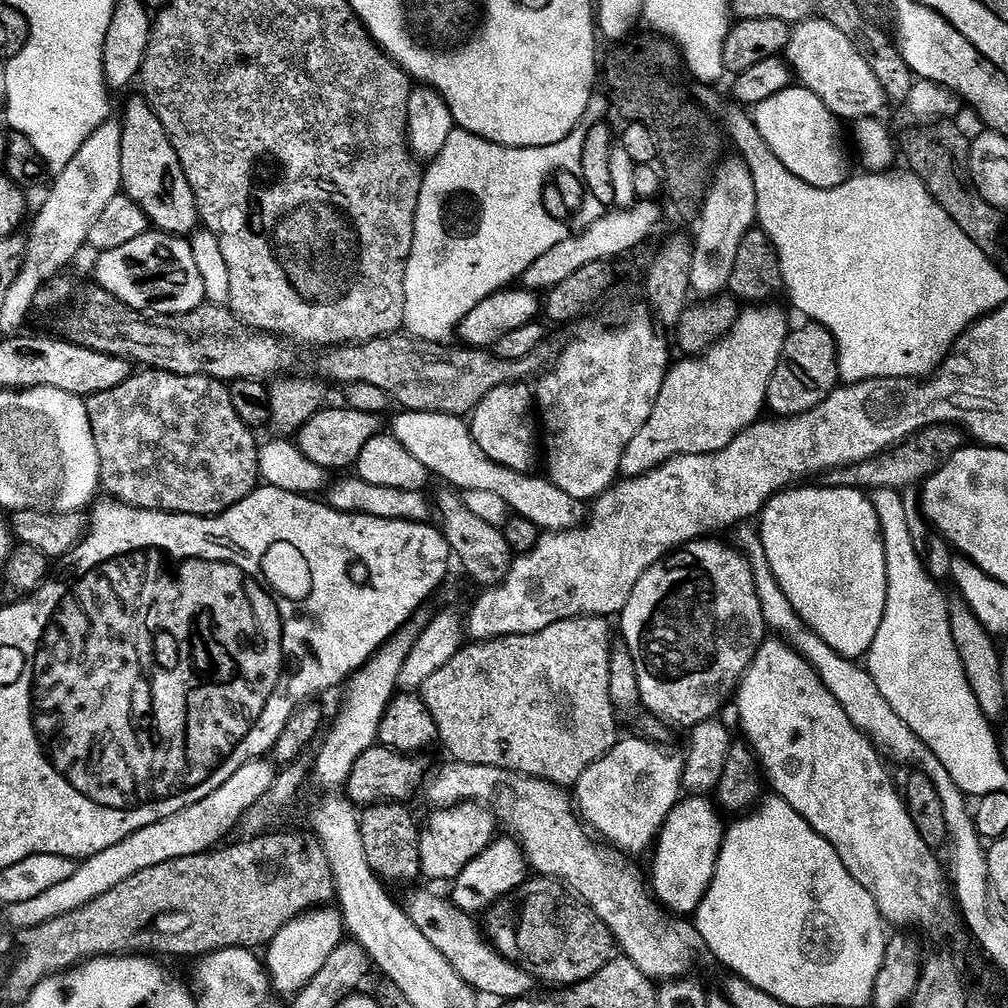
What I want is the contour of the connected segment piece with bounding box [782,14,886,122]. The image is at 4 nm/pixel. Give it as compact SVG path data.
M819 14L795 21L789 27L782 56L791 69L791 75L803 87L818 94L818 98L822 98L824 105L838 118L853 122L861 116L876 116L879 108L886 104L882 86L878 78L874 78L874 70L870 70L866 58L862 58L854 42L850 42L838 26L826 22Z

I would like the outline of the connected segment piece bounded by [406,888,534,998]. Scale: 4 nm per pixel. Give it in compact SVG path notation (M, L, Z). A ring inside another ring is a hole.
M420 888L409 894L406 911L426 940L444 955L446 962L450 962L450 966L454 966L454 970L477 993L485 992L488 996L504 996L503 998L524 998L529 995L528 987L534 984L533 977L497 952L485 937L484 941L472 921L475 919L458 909L451 899Z

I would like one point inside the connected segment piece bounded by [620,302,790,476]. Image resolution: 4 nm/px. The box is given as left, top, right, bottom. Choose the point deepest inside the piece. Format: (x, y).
(706, 399)

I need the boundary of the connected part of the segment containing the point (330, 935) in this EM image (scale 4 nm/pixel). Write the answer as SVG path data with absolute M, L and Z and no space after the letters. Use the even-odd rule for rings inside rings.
M317 906L307 912L300 913L295 916L290 922L286 922L274 934L274 938L268 941L266 951L263 953L262 963L266 969L271 987L276 988L280 992L288 992L287 994L295 994L300 988L306 986L310 982L310 978L318 973L322 964L326 963L326 956L334 950L336 944L342 940L342 934L345 931L344 922L339 911L335 907L330 906Z

